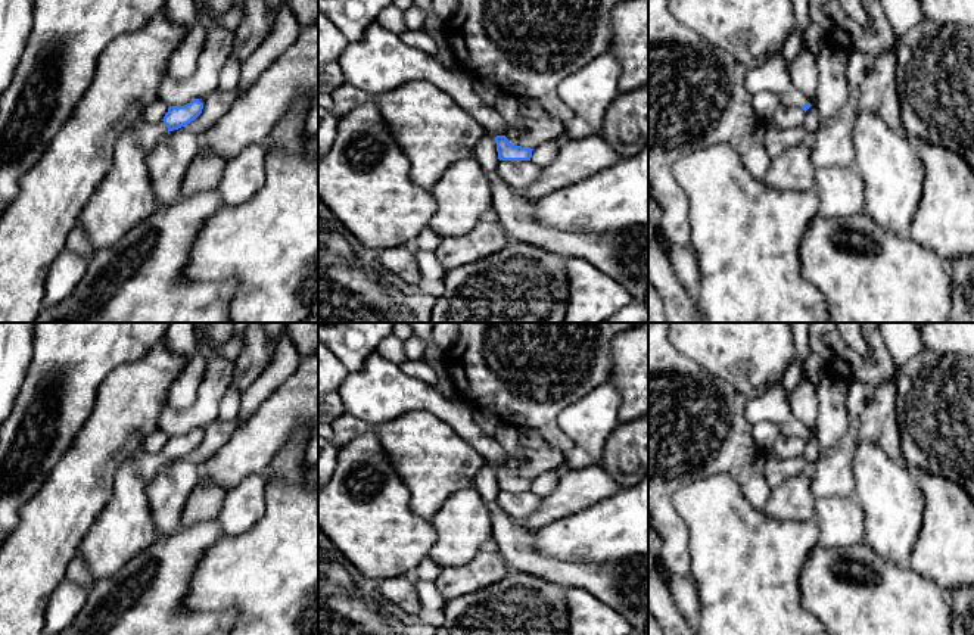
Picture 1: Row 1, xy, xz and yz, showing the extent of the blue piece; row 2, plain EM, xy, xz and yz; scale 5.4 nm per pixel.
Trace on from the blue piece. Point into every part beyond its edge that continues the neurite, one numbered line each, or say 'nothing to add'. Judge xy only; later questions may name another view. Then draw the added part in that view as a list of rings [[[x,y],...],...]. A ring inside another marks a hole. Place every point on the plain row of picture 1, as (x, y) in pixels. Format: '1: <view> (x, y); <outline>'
1: xy (148, 464); [[[139,449],[136,470],[143,482],[149,485],[155,479],[158,470],[167,463],[168,457],[164,454],[164,451],[158,454],[149,454],[144,449]]]

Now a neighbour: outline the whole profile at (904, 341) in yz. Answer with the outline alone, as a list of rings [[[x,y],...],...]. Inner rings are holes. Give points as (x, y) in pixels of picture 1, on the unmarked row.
[[[878,323],[878,329],[889,354],[897,365],[897,374],[906,362],[925,351],[919,323]]]

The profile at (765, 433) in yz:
[[[760,421],[753,424],[753,439],[766,454],[772,451],[774,442],[781,436],[781,427],[775,423]]]

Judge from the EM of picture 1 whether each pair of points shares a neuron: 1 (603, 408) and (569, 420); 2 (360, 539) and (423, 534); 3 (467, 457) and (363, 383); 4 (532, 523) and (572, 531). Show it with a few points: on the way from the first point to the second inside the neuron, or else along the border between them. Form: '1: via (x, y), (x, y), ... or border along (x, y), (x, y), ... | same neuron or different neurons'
1: via (594, 416), (590, 420), (578, 420) | same neuron
2: via (376, 538), (407, 538) | same neuron
3: border along (439, 417), (425, 410), (411, 410), (373, 426) | different neurons
4: border along (575, 511), (553, 519), (534, 532) | different neurons

